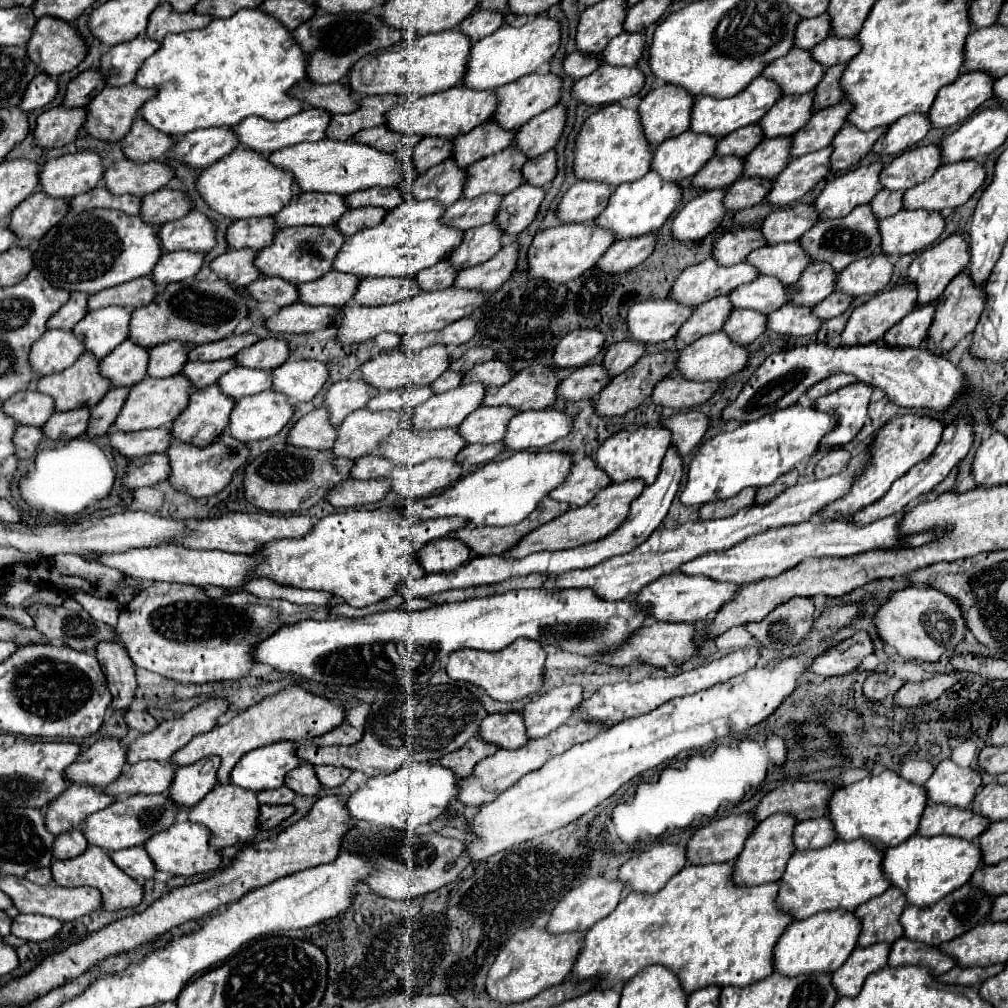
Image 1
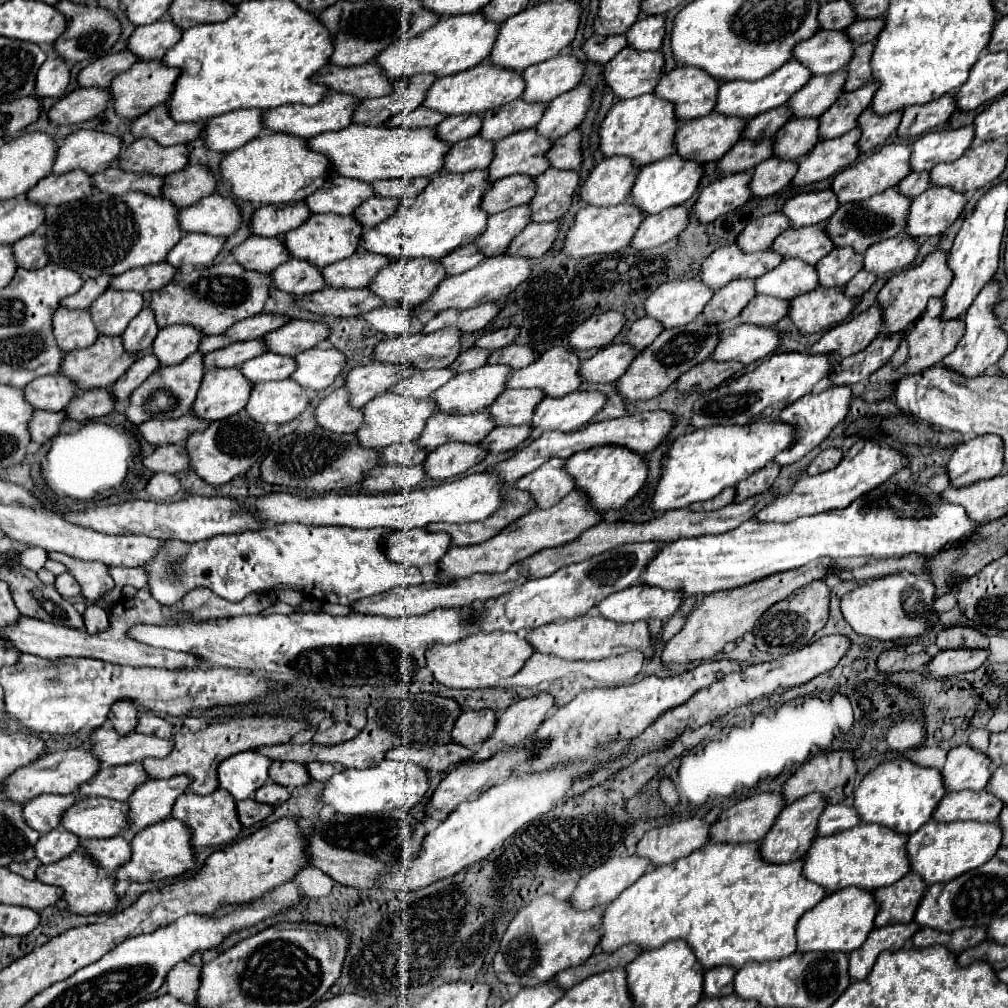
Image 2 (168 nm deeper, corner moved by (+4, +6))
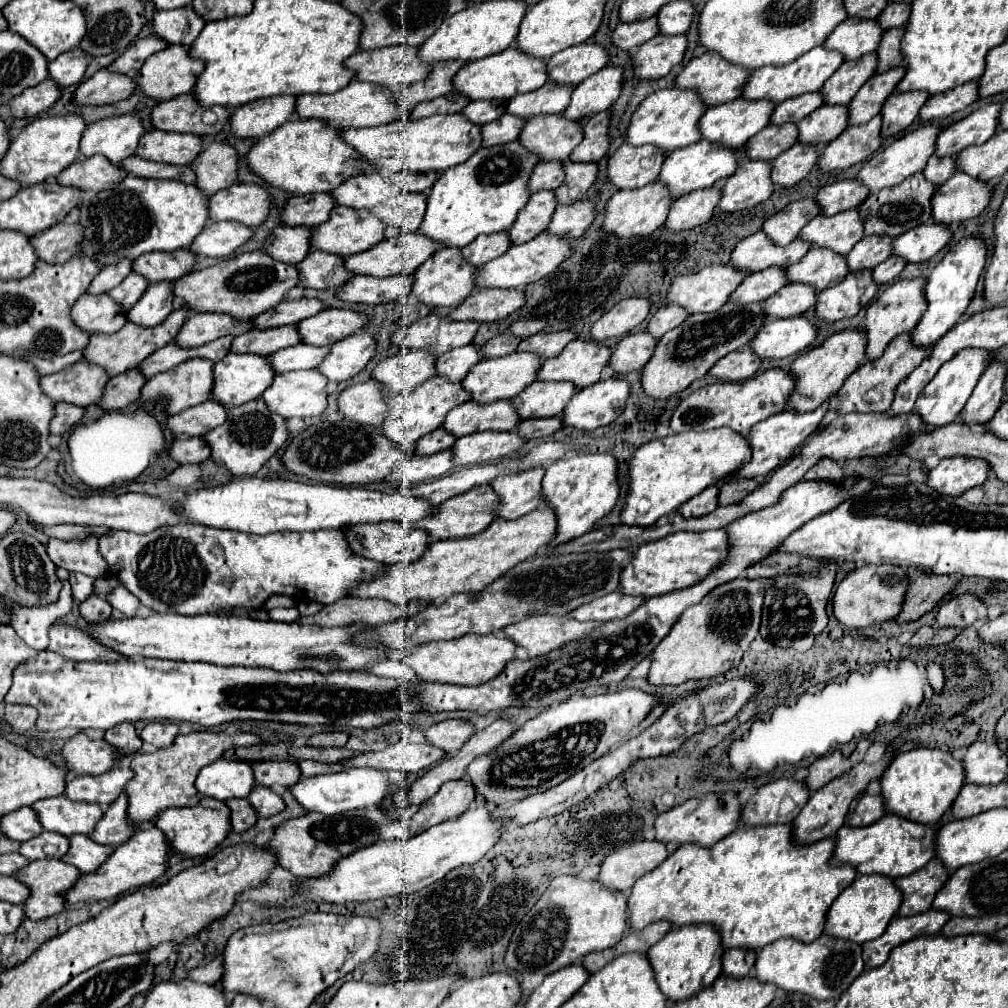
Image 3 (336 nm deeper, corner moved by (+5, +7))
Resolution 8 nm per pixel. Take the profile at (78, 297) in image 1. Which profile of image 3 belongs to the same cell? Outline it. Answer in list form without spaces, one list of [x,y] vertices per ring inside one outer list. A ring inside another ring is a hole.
[[[123,259],[121,263],[115,263],[113,267],[103,267],[101,273],[93,279],[93,283],[87,289],[87,293],[97,295],[97,293],[111,291],[113,287],[117,287],[131,273],[131,265],[133,265],[131,259]]]

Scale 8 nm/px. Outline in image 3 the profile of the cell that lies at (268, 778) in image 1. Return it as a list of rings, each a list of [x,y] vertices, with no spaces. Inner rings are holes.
[[[217,759],[215,763],[203,767],[195,779],[195,789],[219,801],[229,797],[247,797],[255,785],[251,765],[245,761],[225,761]]]

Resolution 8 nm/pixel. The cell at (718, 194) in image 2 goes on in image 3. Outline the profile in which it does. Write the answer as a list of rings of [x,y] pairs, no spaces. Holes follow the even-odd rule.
[[[743,161],[735,175],[725,181],[719,207],[723,211],[739,211],[767,201],[773,193],[771,169],[771,161]]]

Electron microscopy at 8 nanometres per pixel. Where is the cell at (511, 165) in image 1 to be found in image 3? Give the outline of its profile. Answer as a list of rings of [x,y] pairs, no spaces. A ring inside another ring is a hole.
[[[539,115],[525,123],[519,141],[543,161],[565,161],[581,143],[581,123],[557,115]]]

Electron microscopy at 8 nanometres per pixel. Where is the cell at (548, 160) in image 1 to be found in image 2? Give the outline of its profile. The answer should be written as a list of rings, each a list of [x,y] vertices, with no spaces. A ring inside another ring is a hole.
[[[572,130],[570,134],[554,140],[552,148],[546,154],[546,160],[552,168],[558,170],[576,170],[582,162],[580,156],[580,134],[578,130]]]

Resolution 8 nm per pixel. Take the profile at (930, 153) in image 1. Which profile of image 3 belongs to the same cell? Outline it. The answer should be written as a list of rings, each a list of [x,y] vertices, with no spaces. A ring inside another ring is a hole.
[[[989,103],[981,109],[973,111],[965,119],[949,125],[945,131],[937,137],[937,153],[939,157],[955,155],[963,151],[969,145],[981,145],[997,131],[997,115],[1001,111],[1001,105]]]

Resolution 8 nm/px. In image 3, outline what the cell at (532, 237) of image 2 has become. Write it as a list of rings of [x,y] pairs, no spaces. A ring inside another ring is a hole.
[[[579,199],[571,205],[559,205],[553,215],[553,221],[549,223],[549,231],[555,231],[569,241],[577,239],[591,227],[595,215],[595,203],[589,199]]]

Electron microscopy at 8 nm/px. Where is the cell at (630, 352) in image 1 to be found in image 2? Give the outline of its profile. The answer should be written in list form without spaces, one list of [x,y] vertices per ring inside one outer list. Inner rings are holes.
[[[646,316],[646,318],[636,320],[636,322],[630,326],[630,330],[626,332],[626,342],[632,344],[632,348],[634,348],[636,352],[642,352],[646,346],[652,344],[652,340],[654,340],[660,332],[662,332],[662,326],[660,326],[656,320],[652,320],[652,318]]]

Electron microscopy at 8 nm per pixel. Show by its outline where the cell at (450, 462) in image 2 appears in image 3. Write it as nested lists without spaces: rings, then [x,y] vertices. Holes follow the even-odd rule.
[[[483,431],[459,437],[453,445],[453,463],[455,465],[479,465],[491,463],[503,457],[511,457],[519,447],[523,447],[527,439],[517,435],[515,431]]]

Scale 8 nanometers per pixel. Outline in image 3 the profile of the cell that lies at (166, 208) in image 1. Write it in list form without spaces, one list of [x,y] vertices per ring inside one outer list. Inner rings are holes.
[[[213,141],[205,151],[199,153],[191,167],[197,173],[197,187],[207,195],[213,195],[237,181],[237,151],[229,143]]]

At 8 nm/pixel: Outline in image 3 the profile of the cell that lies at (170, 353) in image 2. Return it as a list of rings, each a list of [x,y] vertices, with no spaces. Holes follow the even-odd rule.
[[[193,313],[185,325],[181,327],[179,335],[175,337],[175,343],[181,347],[199,347],[209,341],[215,341],[217,337],[225,335],[241,335],[253,329],[253,319],[233,319],[231,315],[221,313]]]

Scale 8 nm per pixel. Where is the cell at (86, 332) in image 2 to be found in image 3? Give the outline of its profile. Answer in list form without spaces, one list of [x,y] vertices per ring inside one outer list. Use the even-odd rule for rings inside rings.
[[[83,293],[73,305],[71,317],[81,329],[89,333],[115,333],[127,323],[127,315],[119,307],[119,303],[115,303],[115,299],[111,299],[107,293]]]

